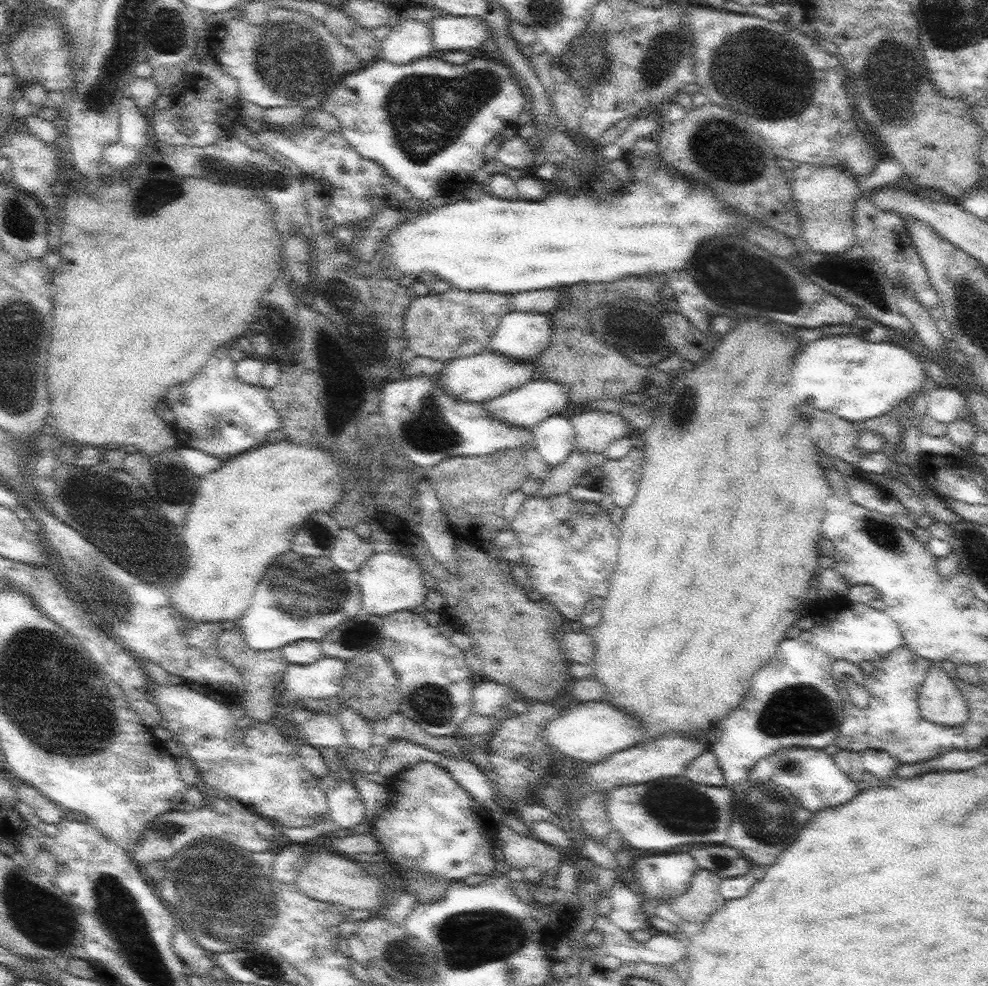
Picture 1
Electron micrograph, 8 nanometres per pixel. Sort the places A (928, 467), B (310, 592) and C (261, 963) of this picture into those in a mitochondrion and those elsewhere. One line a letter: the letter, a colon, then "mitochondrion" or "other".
A: other
B: mitochondrion
C: mitochondrion

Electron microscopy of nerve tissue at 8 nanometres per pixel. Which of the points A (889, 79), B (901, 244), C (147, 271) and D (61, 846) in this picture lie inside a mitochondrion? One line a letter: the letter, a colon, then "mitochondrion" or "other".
A: mitochondrion
B: other
C: other
D: other

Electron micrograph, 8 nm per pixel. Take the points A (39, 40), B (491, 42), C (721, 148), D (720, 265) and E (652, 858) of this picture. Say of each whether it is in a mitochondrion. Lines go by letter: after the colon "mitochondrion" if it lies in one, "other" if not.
A: mitochondrion
B: other
C: mitochondrion
D: mitochondrion
E: other

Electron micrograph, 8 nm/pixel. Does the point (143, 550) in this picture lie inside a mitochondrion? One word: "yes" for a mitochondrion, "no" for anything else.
yes

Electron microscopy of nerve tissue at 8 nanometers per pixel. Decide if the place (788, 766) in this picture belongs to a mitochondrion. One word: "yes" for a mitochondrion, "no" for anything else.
yes

